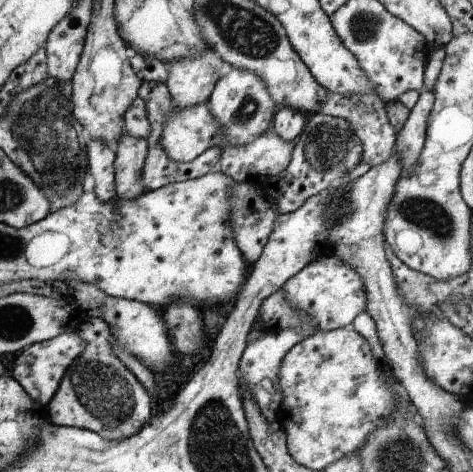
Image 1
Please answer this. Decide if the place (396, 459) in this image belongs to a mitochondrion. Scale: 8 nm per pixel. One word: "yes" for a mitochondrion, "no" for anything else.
yes

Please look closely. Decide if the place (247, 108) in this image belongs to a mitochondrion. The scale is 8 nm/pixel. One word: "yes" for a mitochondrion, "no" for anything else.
yes

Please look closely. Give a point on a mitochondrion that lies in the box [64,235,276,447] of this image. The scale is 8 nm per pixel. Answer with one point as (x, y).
(102, 390)

